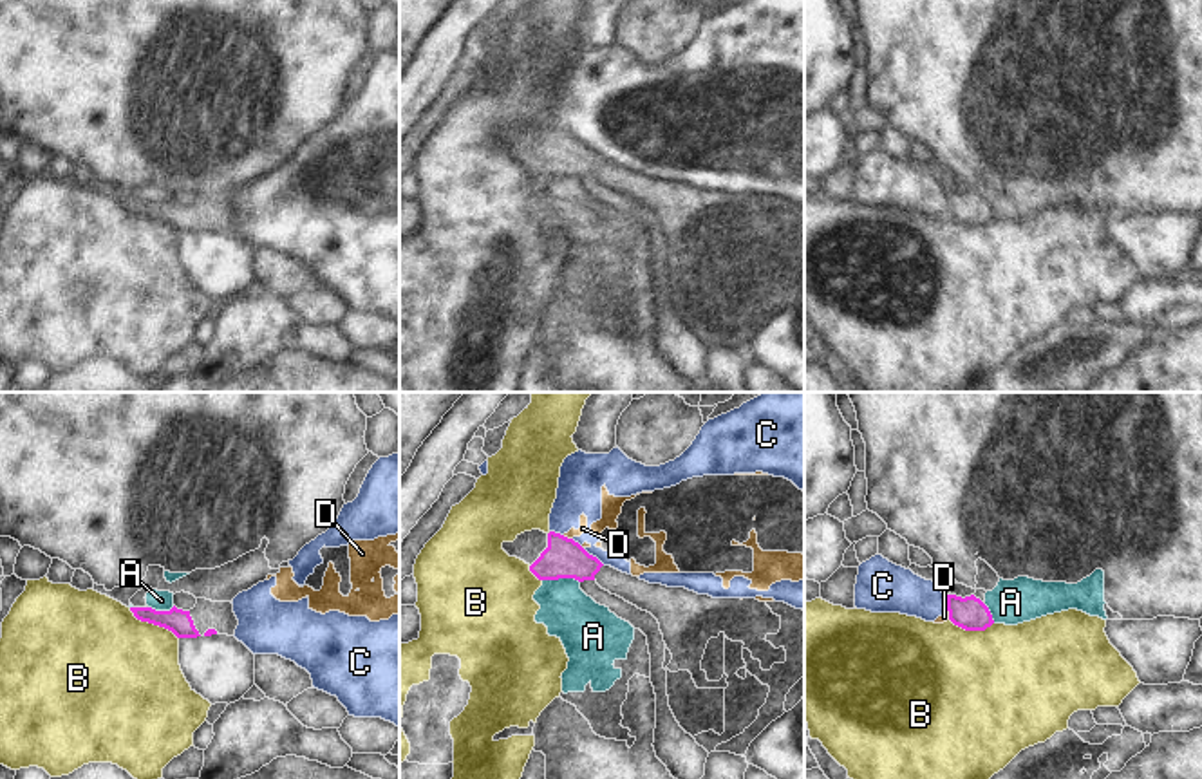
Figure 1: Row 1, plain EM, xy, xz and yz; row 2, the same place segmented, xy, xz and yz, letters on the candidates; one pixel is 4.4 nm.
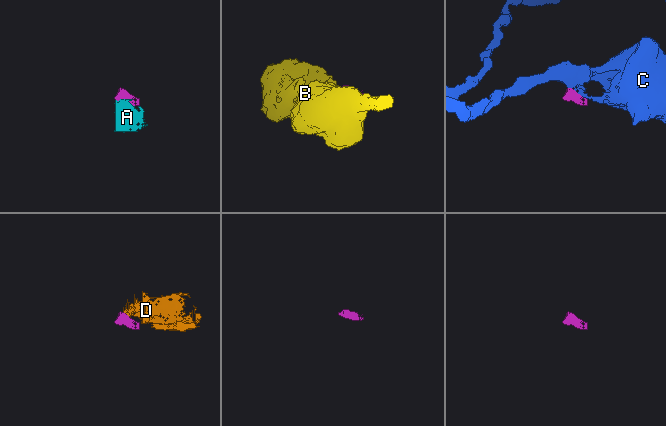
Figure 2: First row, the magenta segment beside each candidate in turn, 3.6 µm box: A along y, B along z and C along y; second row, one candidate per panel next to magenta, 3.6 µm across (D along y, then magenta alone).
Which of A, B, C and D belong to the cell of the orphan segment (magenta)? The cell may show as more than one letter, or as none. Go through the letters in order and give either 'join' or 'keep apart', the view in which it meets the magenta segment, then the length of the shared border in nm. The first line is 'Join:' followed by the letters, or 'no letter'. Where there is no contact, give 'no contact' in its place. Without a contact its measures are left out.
Join: no letter
A: keep apart; meets magenta in xz; contact 170 nm long
B: keep apart; meets magenta in xy; contact 260 nm long
C: keep apart; meets magenta in xz; contact 190 nm long
D: keep apart; meets magenta in xz; contact 50 nm long

